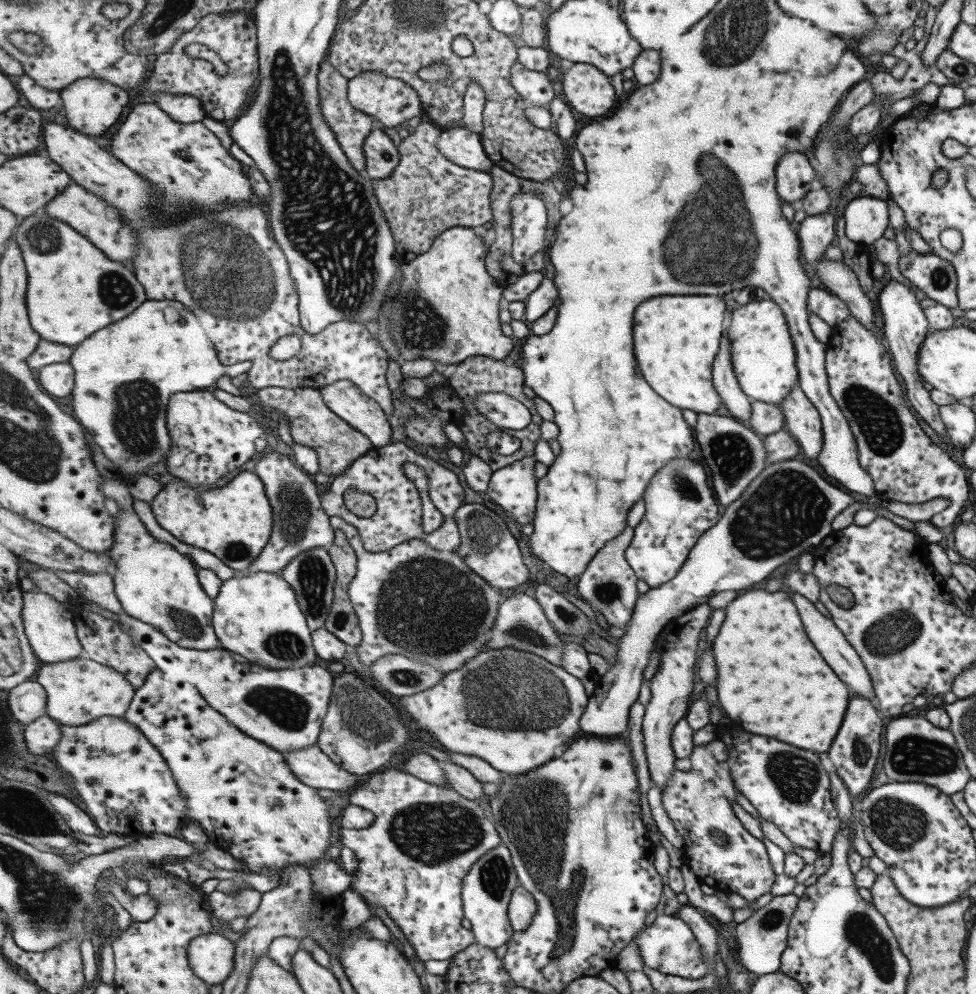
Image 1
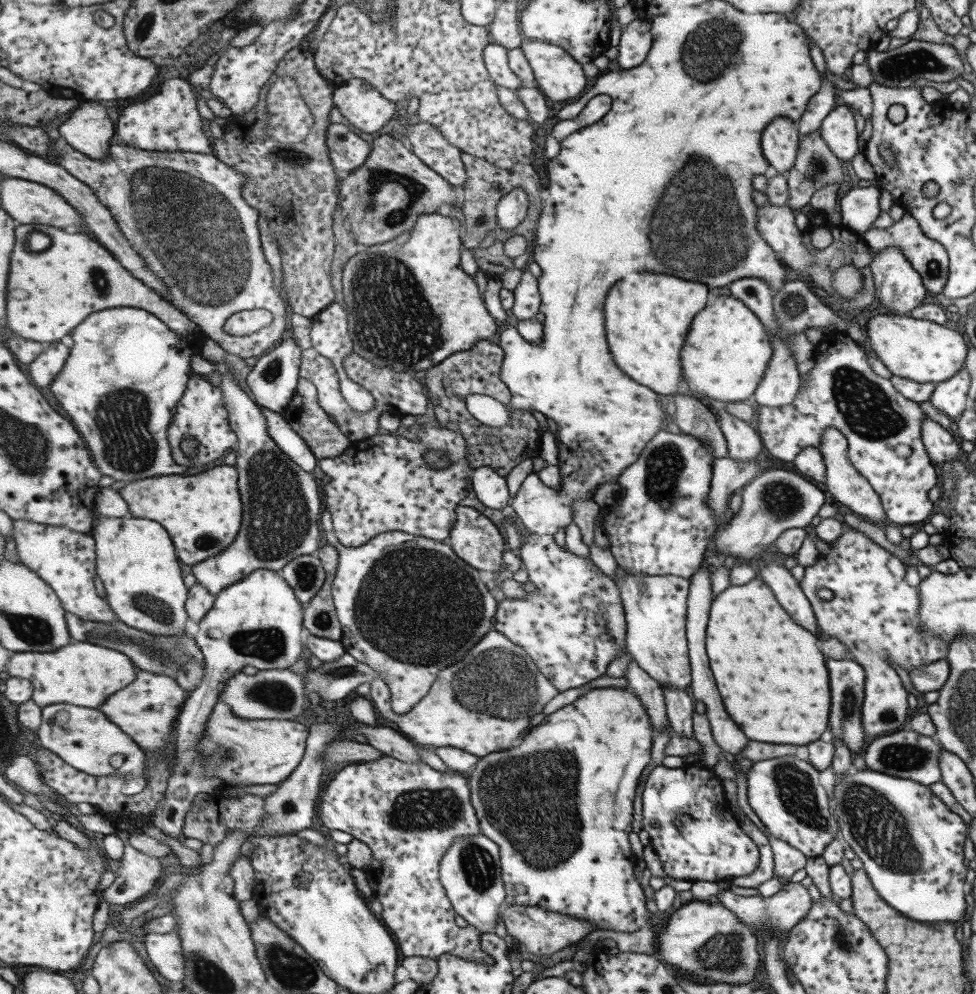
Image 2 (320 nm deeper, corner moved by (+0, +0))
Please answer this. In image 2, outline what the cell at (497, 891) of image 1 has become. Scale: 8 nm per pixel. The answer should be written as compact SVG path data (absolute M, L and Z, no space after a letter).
M484 833L457 837L442 858L440 878L454 910L470 928L493 933L499 913L506 906L506 886L502 877L500 846Z

